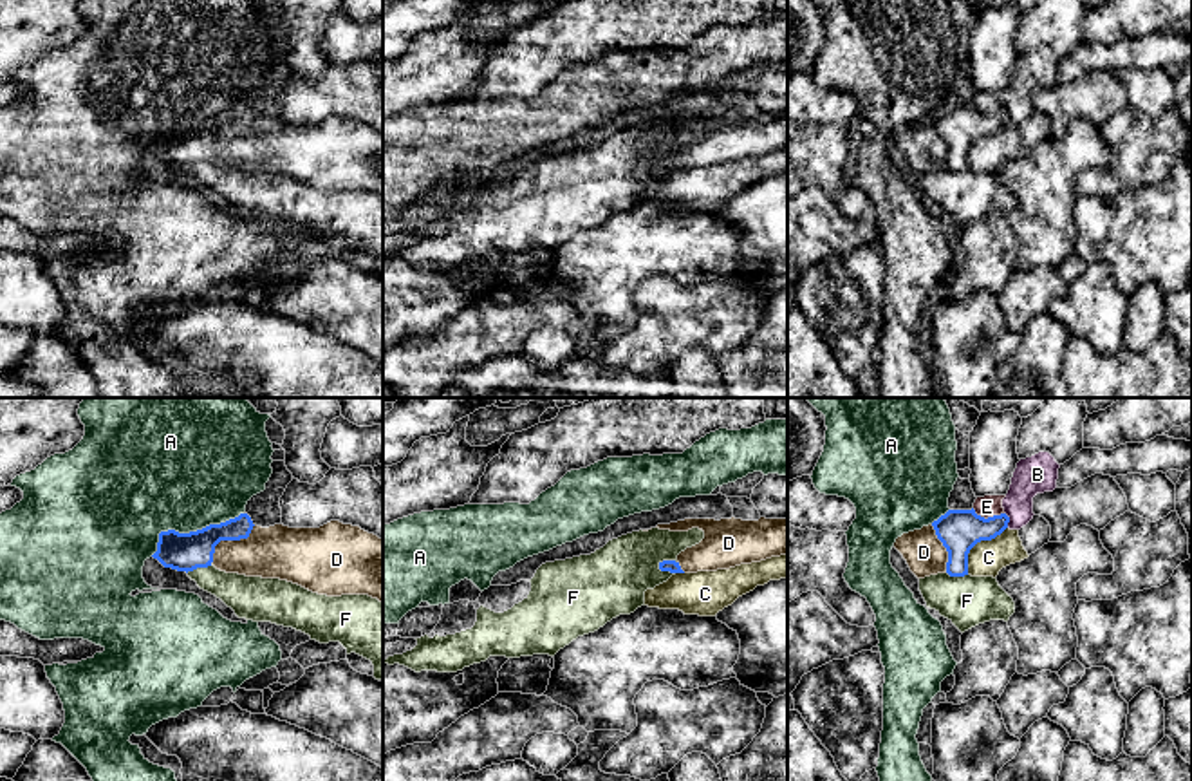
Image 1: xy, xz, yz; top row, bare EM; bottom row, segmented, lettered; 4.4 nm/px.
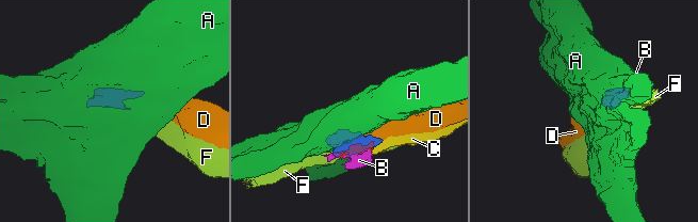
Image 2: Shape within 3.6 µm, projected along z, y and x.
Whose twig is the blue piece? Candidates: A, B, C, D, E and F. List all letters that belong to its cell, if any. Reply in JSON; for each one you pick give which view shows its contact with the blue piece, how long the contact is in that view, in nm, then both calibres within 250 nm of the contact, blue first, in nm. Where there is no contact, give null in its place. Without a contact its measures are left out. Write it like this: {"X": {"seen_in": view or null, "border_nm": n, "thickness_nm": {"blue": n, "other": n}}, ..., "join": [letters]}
{"D": {"seen_in": "xy", "border_nm": 260, "thickness_nm": {"blue": 180, "other": 240}}, "join": ["D"]}

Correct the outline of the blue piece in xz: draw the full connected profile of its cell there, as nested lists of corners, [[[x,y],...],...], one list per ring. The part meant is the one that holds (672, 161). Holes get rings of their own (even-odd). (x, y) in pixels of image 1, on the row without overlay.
[[[787,112],[742,116],[742,114],[684,114],[657,119],[659,125],[688,127],[699,123],[704,134],[686,143],[675,155],[659,157],[661,166],[697,168],[730,165],[740,159],[760,157],[787,150]]]

